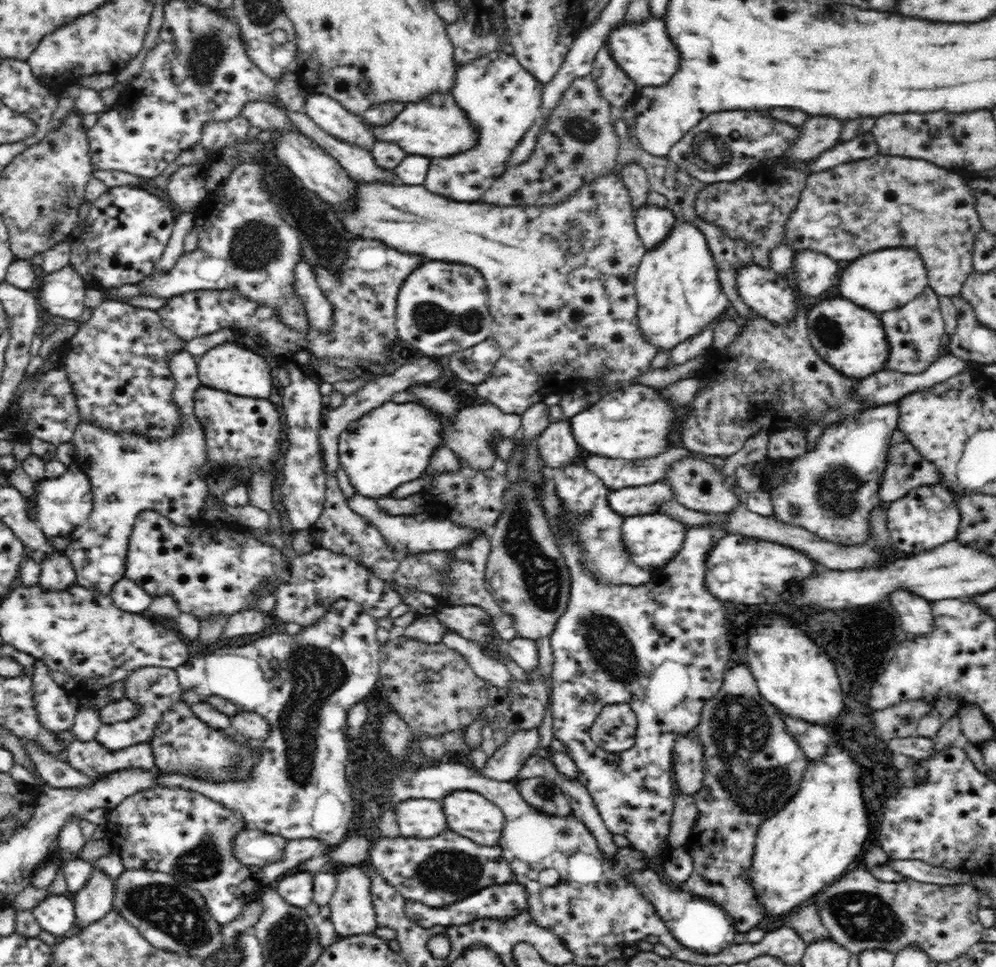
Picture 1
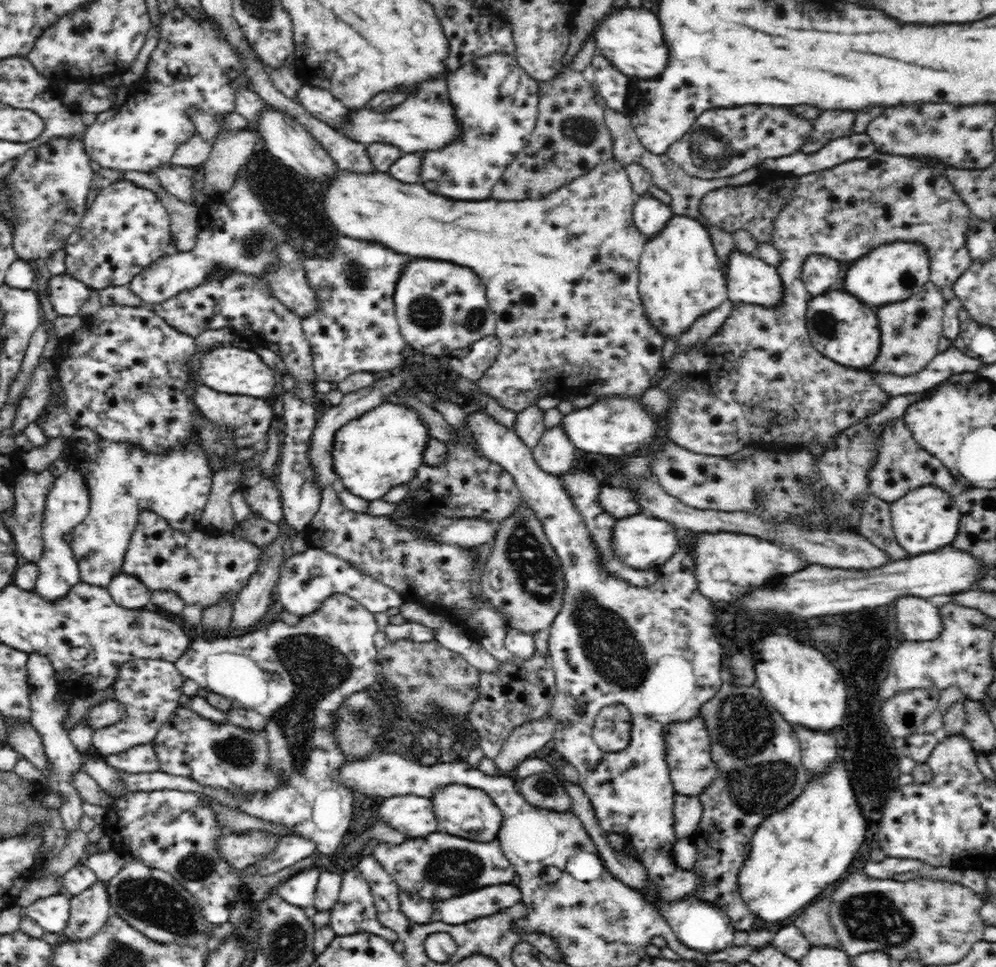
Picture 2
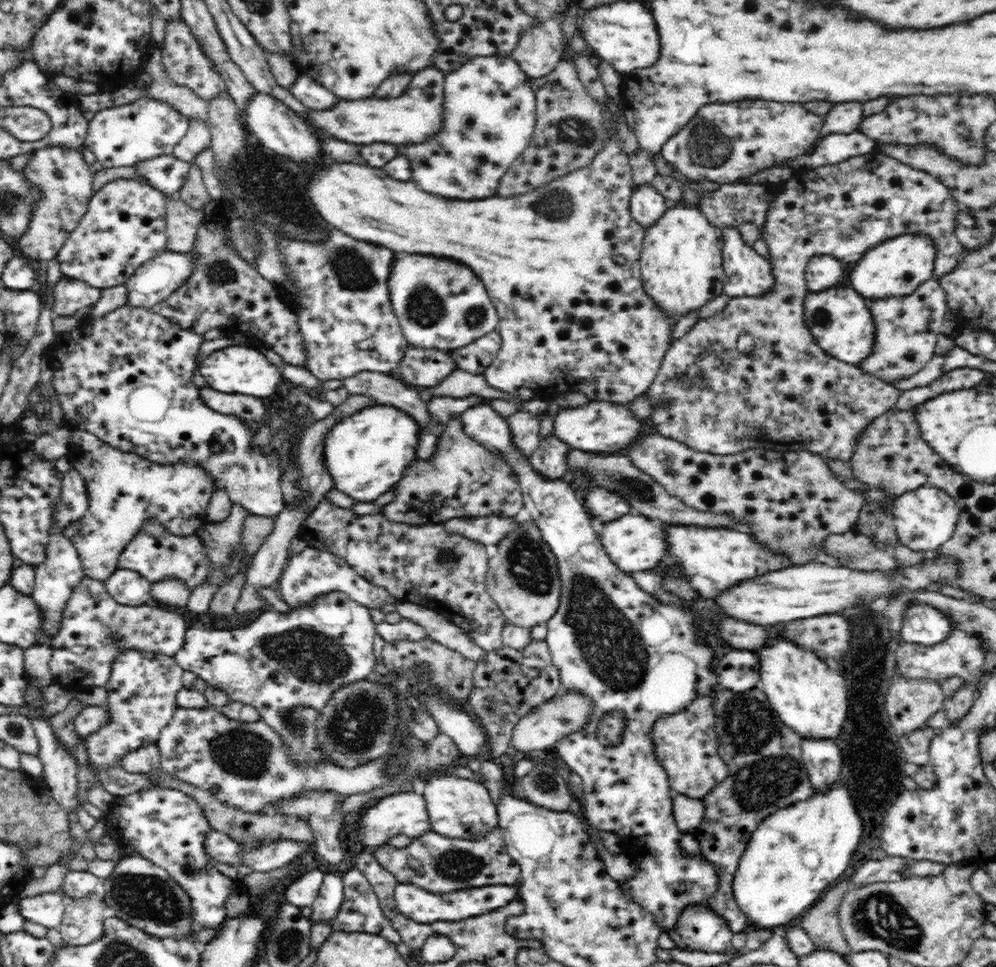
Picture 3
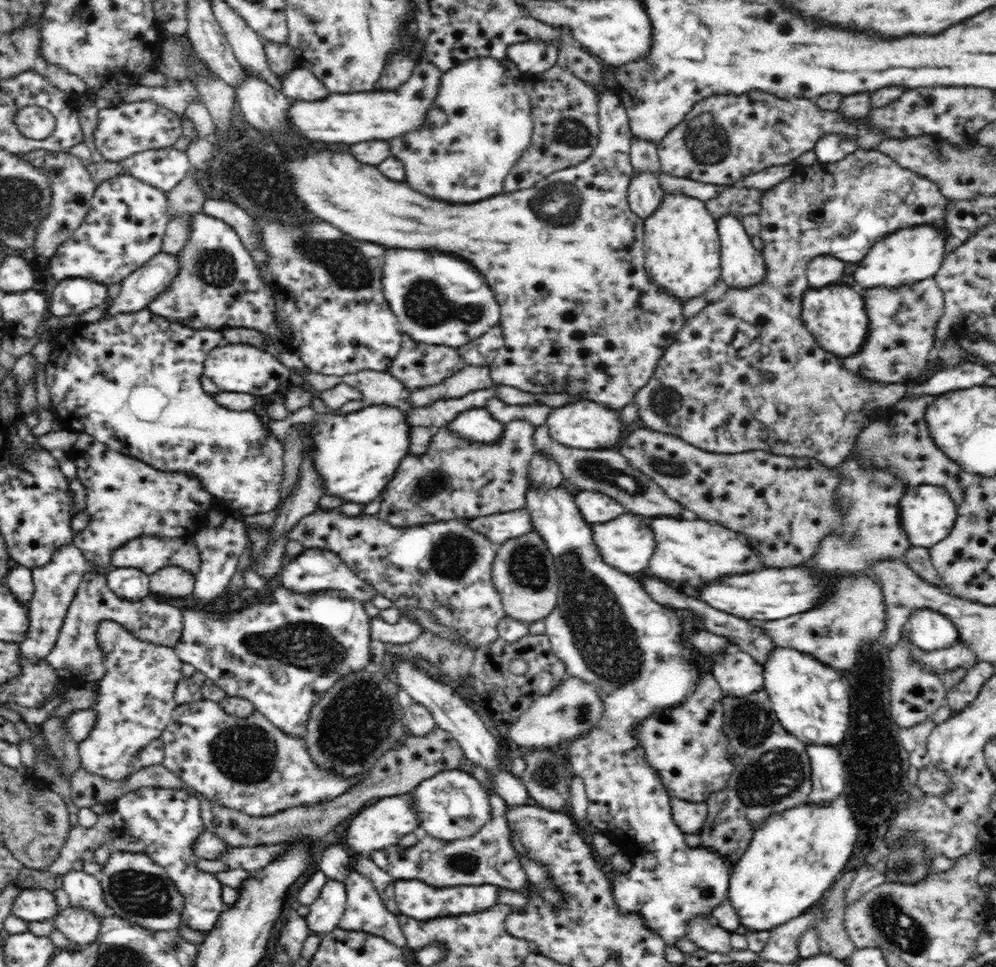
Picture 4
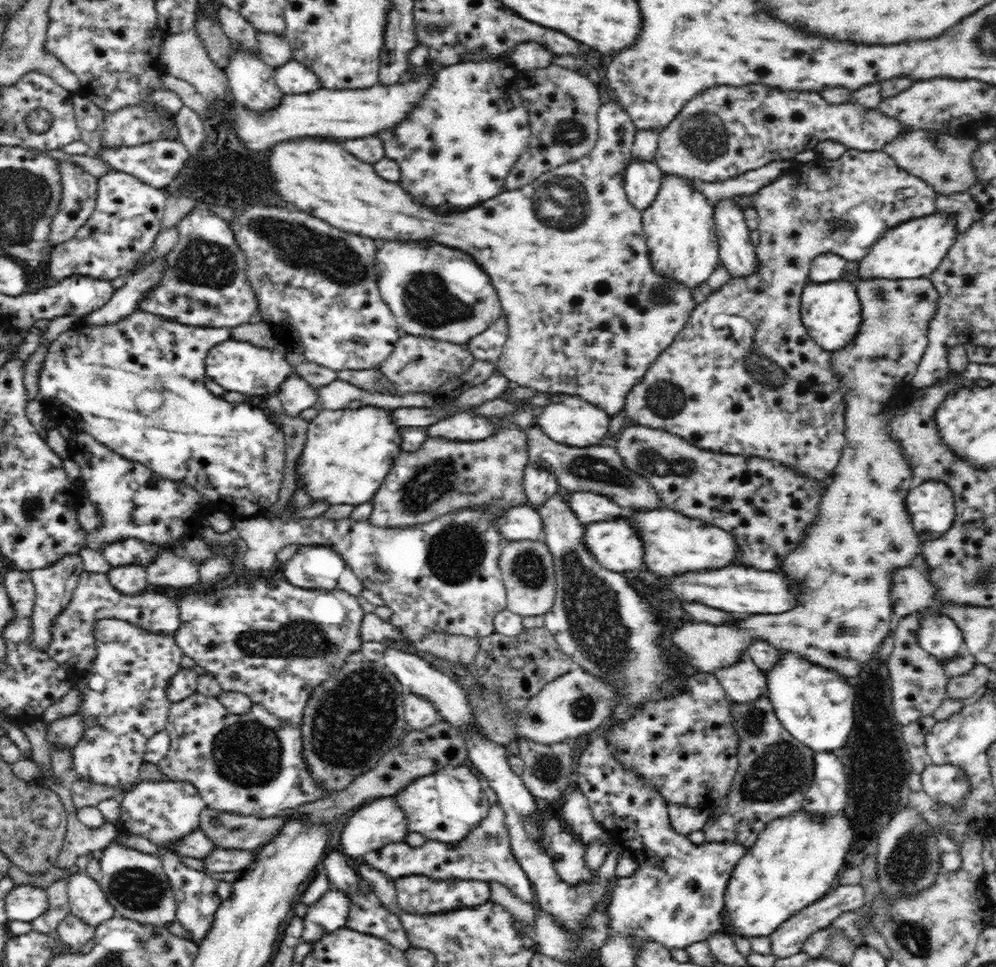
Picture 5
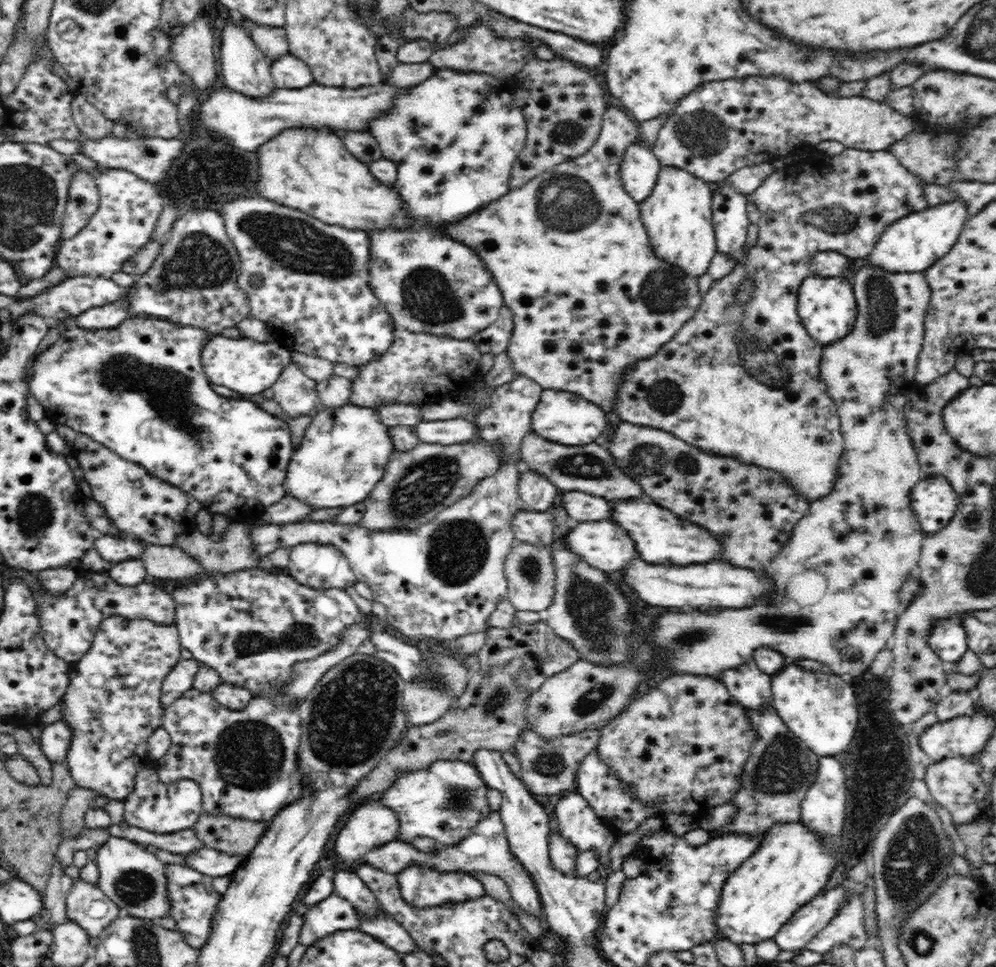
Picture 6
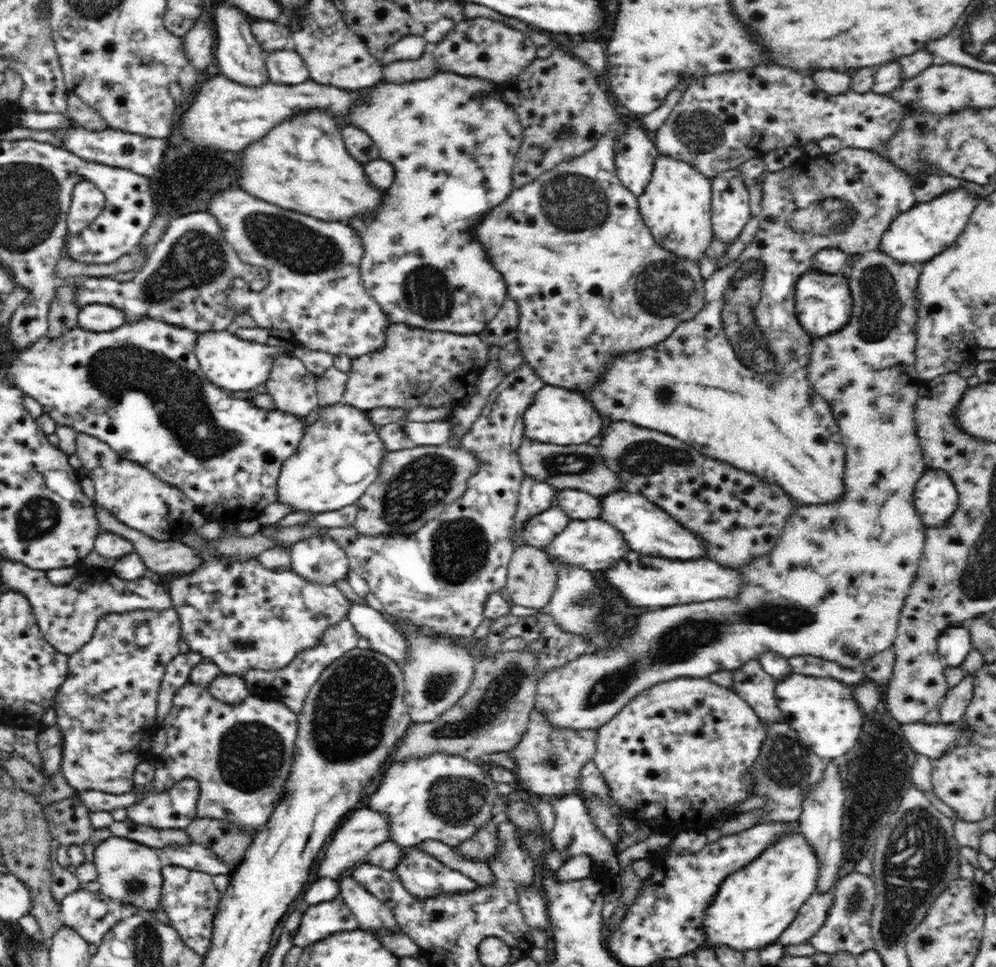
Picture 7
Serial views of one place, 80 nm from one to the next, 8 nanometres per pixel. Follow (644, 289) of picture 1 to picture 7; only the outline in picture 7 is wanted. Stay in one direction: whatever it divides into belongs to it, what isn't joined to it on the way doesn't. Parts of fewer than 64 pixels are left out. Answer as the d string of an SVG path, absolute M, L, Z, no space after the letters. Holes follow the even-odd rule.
M658 154L653 165L652 178L645 191L637 197L639 211L654 234L655 241L668 252L682 257L686 261L699 264L710 254L710 245L714 242L711 223L711 180L683 160Z

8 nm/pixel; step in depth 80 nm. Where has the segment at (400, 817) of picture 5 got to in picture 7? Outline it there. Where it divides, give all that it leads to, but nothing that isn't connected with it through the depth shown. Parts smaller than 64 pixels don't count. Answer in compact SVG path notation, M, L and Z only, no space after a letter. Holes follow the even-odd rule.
M368 806L356 810L350 818L346 818L334 832L334 838L330 839L330 846L326 850L326 858L320 864L318 874L338 881L344 875L350 873L350 868L356 864L366 863L366 856L379 844L389 840L389 817L385 813L378 813Z

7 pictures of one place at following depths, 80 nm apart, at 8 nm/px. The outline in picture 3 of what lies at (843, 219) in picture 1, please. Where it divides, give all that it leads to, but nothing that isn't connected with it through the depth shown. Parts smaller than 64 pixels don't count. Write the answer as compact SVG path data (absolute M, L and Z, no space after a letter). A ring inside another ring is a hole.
M875 151L867 155L856 155L844 162L835 165L826 165L817 167L816 169L798 170L792 172L792 177L788 177L788 182L784 184L784 189L778 196L773 198L773 202L769 203L769 209L765 215L765 226L763 228L762 238L770 248L769 263L772 265L774 273L773 289L766 295L762 296L744 296L732 298L728 308L724 308L724 312L708 322L698 322L691 328L686 336L682 336L680 340L671 343L666 351L662 361L662 368L659 368L658 374L655 376L650 390L646 391L650 402L654 404L654 412L652 412L652 422L656 426L656 430L666 438L675 438L678 442L683 442L685 446L691 447L694 451L703 451L704 453L714 455L732 455L749 449L765 449L774 450L784 453L785 451L807 451L824 458L834 458L834 460L848 461L854 455L855 447L859 433L862 432L870 423L878 416L888 413L892 410L892 406L899 401L901 391L898 387L891 386L886 381L882 381L862 370L859 366L842 362L836 357L828 354L820 349L816 344L816 340L806 321L804 320L804 299L809 293L807 282L805 279L805 270L808 261L812 257L819 255L836 256L843 264L859 261L871 248L878 246L885 240L896 238L903 234L927 235L931 241L935 243L935 276L936 280L940 280L942 275L948 274L957 266L958 260L965 254L966 248L959 241L955 230L957 227L957 216L962 206L949 193L948 187L938 181L938 177L925 173L923 170L913 169L904 163L897 161L884 154L881 151ZM741 335L748 335L752 339L752 349L748 352L740 352L736 349L736 343Z

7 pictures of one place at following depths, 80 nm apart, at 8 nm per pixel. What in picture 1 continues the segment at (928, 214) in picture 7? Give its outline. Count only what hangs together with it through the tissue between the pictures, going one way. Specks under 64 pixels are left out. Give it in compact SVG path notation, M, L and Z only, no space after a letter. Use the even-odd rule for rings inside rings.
M884 247L842 265L839 273L838 292L856 306L871 310L879 319L881 314L904 306L929 286L928 273L919 251L911 247Z

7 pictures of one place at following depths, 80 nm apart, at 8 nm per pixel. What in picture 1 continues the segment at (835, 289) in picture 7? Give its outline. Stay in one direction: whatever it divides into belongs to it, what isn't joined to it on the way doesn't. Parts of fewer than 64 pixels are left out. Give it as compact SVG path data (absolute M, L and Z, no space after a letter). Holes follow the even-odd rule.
M830 298L818 302L807 312L807 325L815 351L840 374L863 380L884 370L885 361L889 358L889 342L881 319L871 310L856 306L844 298Z

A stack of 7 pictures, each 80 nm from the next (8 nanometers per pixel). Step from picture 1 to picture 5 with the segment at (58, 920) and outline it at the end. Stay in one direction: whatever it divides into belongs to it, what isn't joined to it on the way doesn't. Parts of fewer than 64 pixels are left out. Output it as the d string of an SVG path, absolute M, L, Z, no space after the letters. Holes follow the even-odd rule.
M16 886L6 898L8 920L31 922L44 916L49 908L46 890L34 886Z

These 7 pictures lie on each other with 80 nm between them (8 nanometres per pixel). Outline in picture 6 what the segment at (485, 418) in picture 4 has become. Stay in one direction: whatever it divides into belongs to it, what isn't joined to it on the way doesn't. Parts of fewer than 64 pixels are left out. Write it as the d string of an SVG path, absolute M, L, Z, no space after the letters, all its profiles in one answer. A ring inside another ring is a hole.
M464 416L454 420L422 422L414 427L414 431L421 442L442 445L466 443L476 438L478 434L476 420L470 420Z

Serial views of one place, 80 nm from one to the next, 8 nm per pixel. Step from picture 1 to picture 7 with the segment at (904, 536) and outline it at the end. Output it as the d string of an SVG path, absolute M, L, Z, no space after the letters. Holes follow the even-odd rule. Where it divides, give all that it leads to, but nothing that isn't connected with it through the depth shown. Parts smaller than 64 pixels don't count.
M929 469L916 484L913 503L926 529L940 527L954 515L959 494L946 471Z

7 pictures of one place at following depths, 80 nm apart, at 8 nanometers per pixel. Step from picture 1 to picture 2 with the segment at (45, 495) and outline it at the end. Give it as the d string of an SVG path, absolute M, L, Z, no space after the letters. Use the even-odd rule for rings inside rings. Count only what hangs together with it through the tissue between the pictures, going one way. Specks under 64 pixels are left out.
M70 465L68 470L56 477L52 482L51 490L48 490L46 504L44 504L44 526L43 526L43 543L44 550L40 560L37 562L38 576L35 590L42 598L46 600L58 600L68 590L80 582L80 571L78 563L74 559L74 553L70 545L64 541L63 536L72 533L74 528L88 518L90 510L90 497L88 485L84 475Z

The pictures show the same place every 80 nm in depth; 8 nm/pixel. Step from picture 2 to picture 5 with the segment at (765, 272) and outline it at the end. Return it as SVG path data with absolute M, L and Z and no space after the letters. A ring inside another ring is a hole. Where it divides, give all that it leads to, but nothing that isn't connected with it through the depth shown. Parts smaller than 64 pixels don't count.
M734 198L720 199L715 204L714 220L719 261L730 278L751 275L758 266L756 247L750 243L744 210Z

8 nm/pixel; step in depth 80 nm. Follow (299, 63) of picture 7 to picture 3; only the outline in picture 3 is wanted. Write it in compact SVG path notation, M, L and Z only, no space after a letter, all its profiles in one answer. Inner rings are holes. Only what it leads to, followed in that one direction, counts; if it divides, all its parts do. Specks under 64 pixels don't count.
M298 75L289 91L312 111L328 110L338 101L337 96L308 75Z

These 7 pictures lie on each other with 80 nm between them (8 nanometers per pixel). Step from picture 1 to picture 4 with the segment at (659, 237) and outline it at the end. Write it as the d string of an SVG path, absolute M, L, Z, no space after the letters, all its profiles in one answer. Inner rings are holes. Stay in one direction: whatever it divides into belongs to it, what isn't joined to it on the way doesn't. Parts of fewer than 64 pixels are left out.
M634 173L628 187L628 200L632 213L647 219L660 206L664 191L654 173Z

